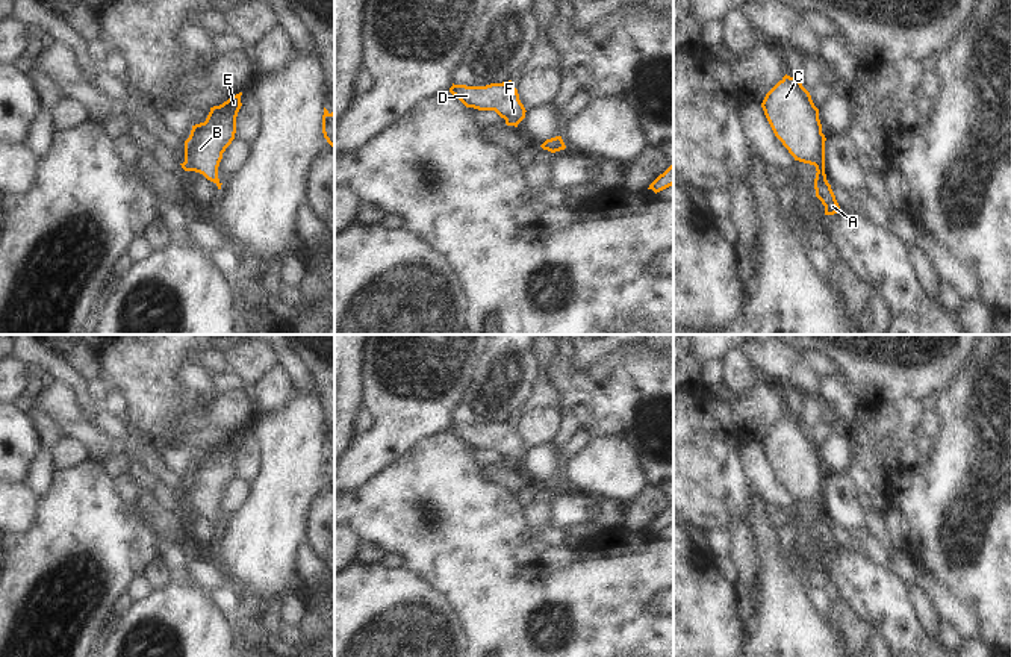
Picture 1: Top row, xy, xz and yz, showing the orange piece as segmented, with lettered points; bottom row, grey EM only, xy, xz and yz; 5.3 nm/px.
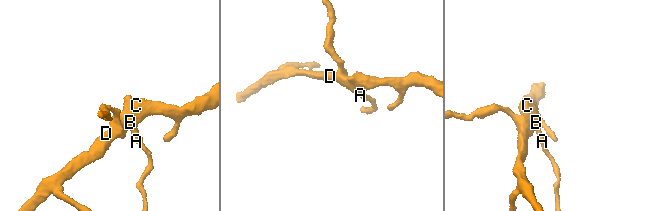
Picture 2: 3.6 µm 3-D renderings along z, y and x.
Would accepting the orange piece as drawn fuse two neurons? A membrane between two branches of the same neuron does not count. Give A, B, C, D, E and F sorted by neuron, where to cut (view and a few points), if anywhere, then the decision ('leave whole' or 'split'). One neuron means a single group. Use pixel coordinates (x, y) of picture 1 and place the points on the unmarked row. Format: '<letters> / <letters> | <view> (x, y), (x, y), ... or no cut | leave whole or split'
A B C D E F | no cut | leave whole

